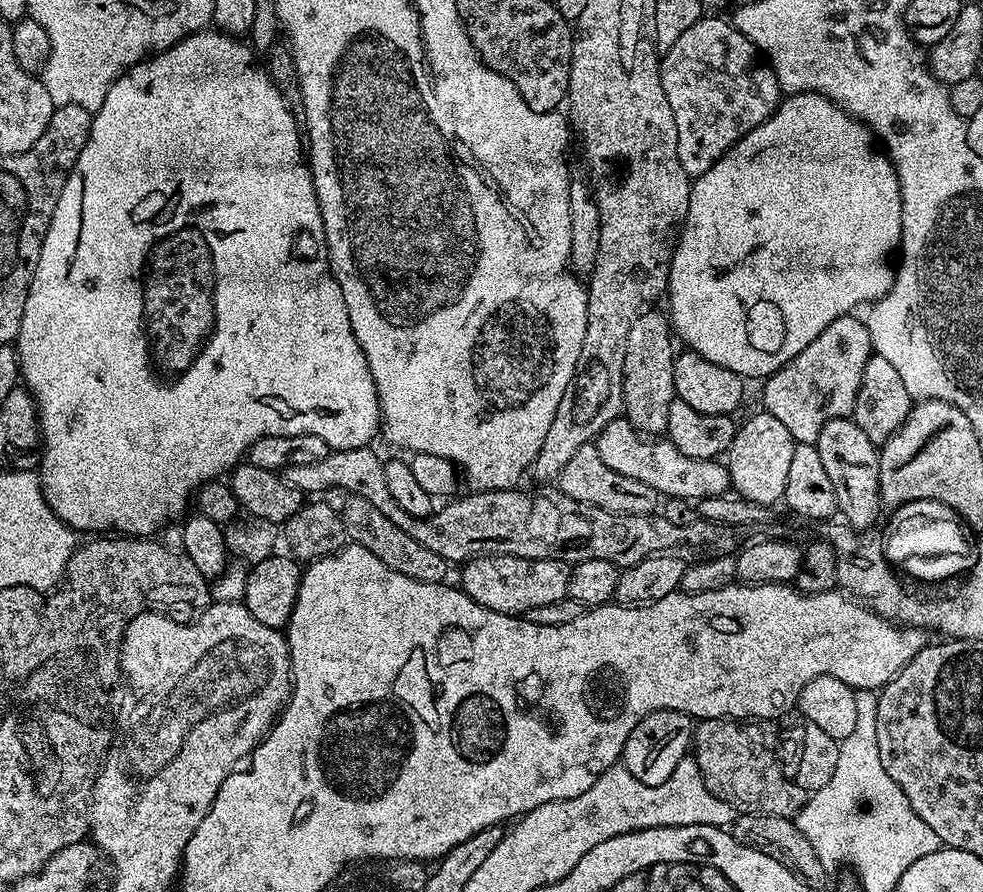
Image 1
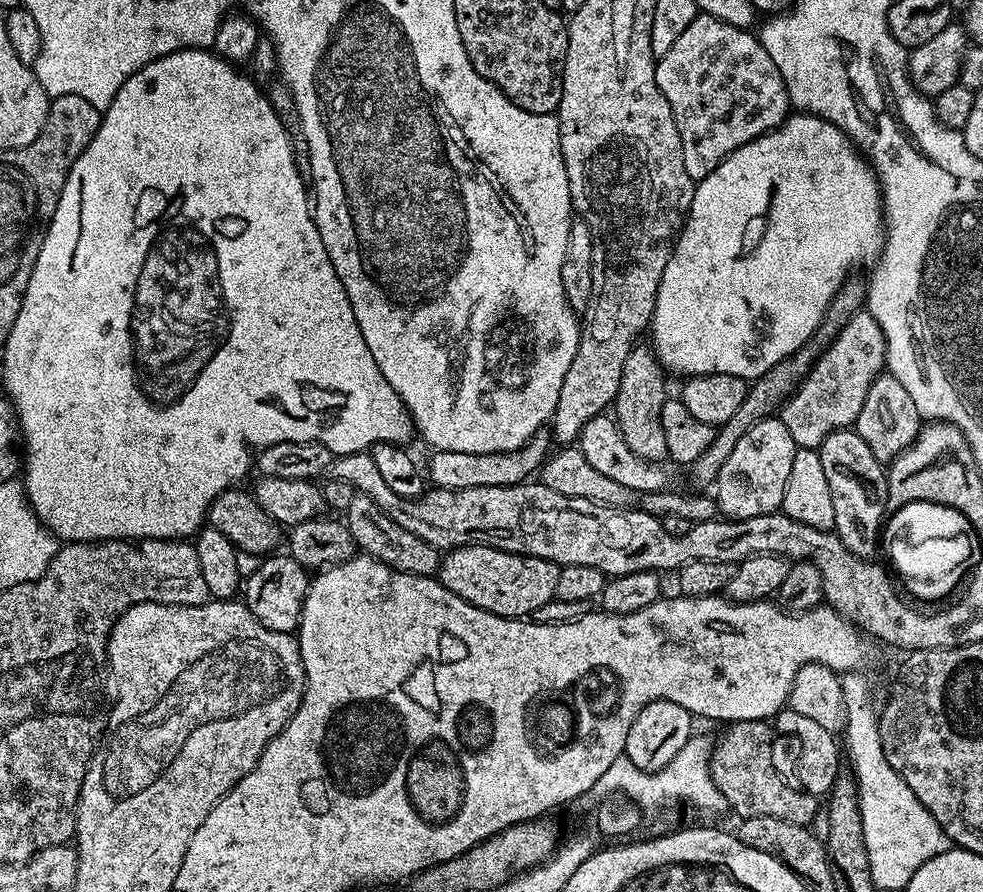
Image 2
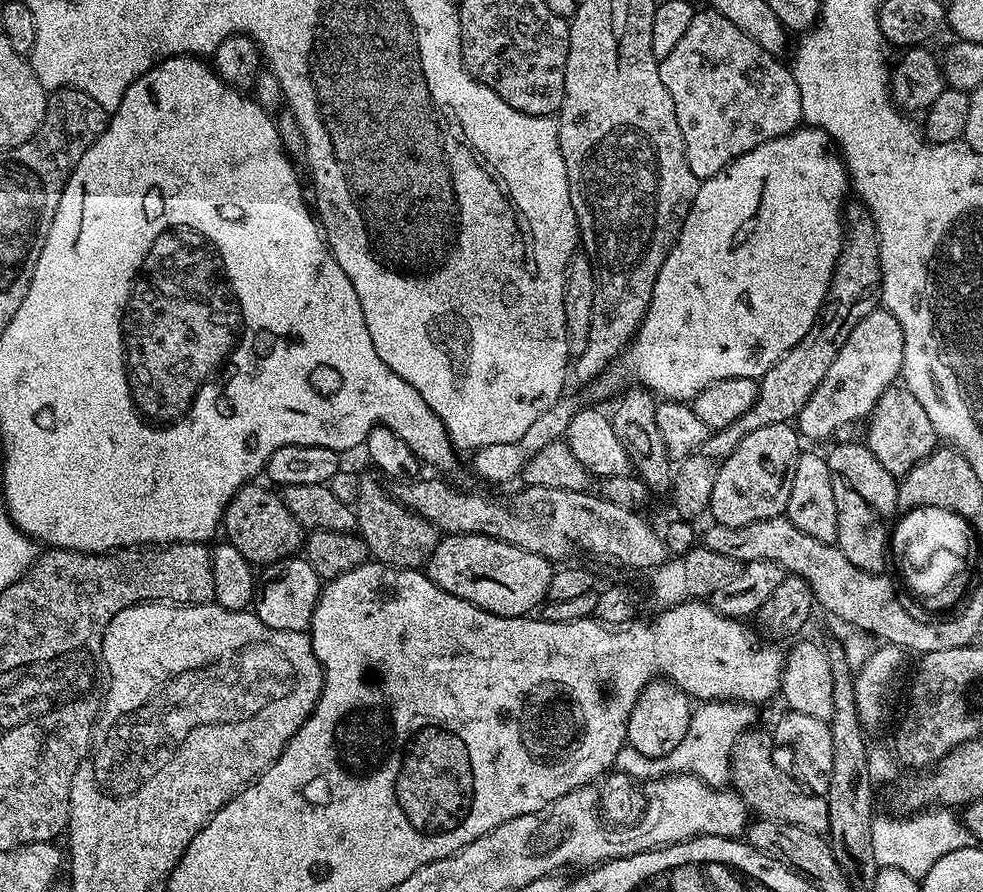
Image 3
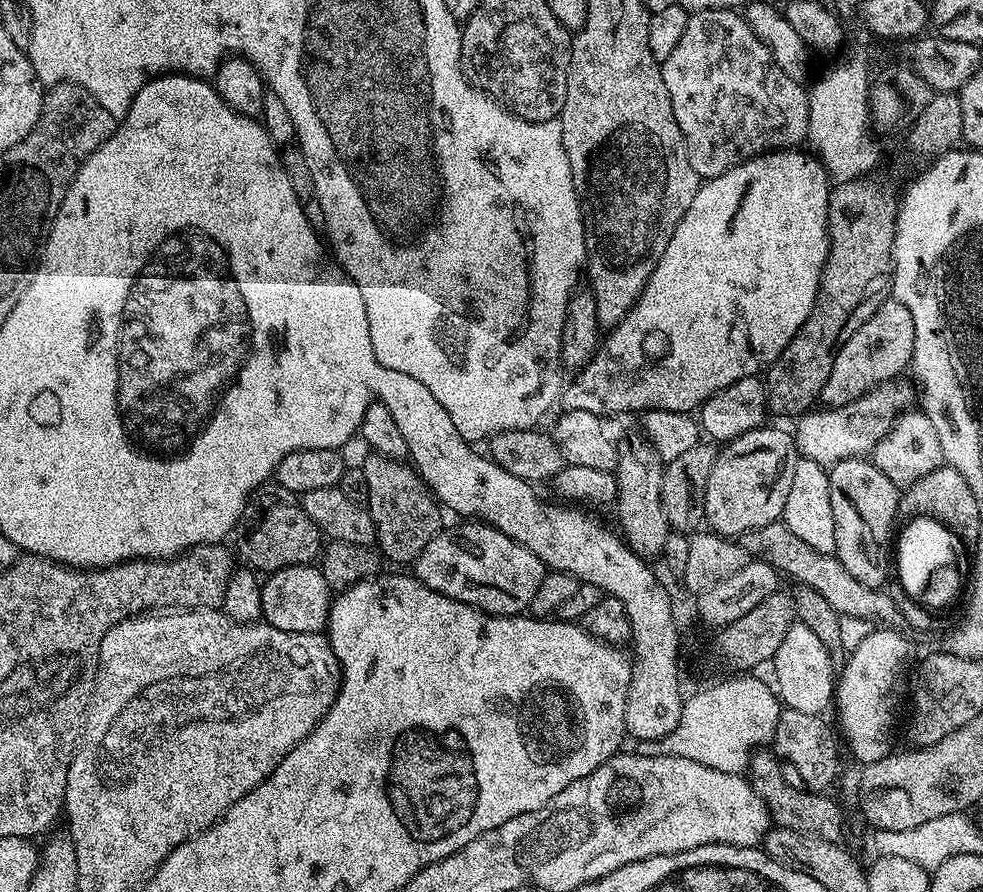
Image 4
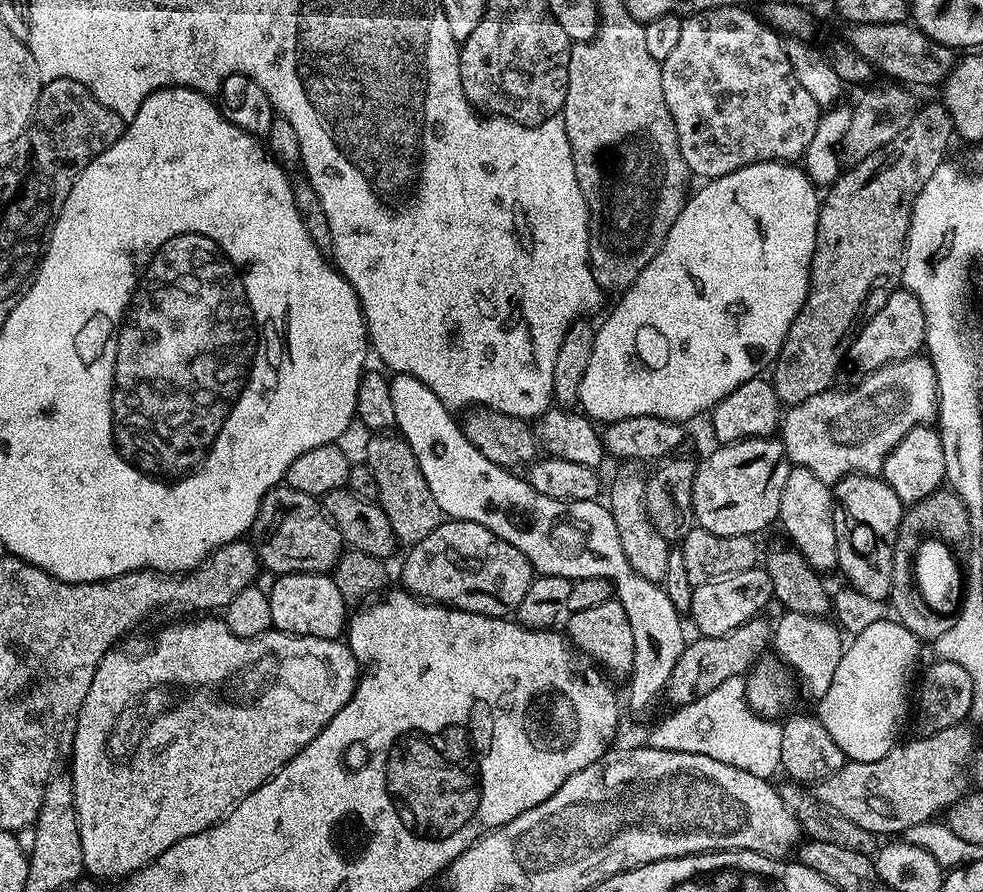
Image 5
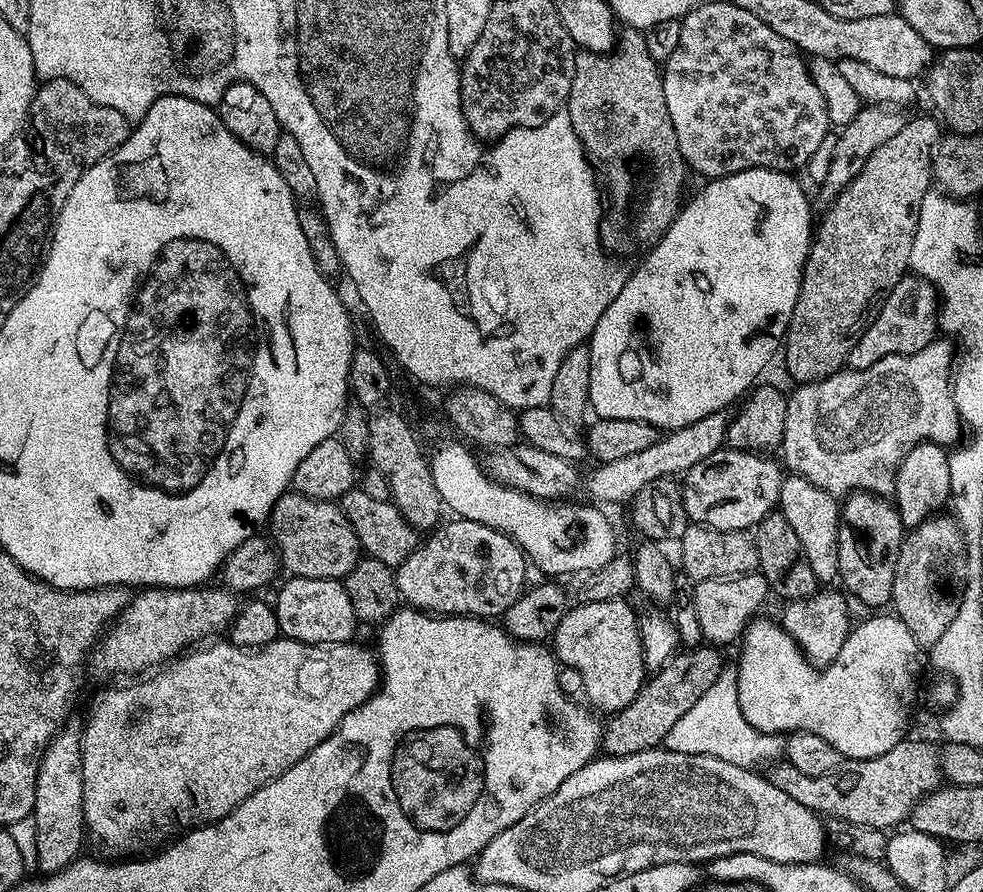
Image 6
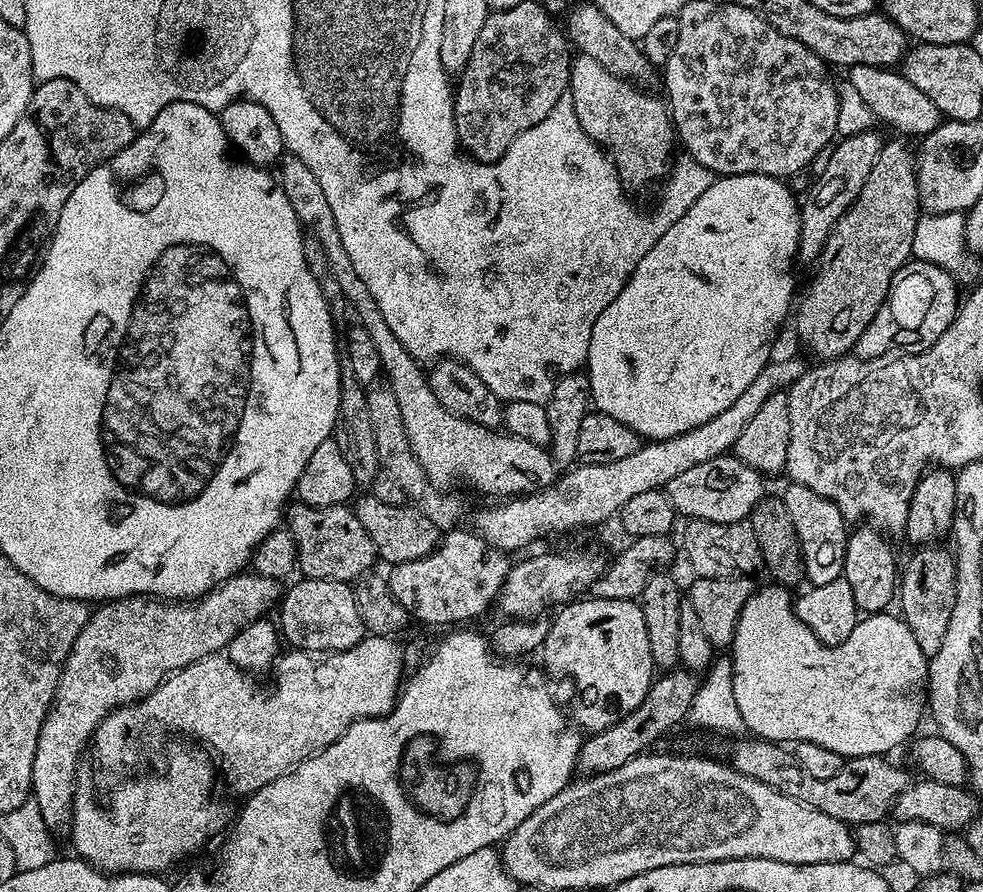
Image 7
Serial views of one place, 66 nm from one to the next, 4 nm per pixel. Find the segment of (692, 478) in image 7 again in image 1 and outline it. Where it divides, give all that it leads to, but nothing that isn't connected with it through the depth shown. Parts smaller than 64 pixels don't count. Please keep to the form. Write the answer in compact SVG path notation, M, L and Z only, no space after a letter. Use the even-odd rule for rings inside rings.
M760 410L757 416L741 423L736 430L736 437L726 453L728 476L735 495L743 500L769 506L779 505L784 499L786 478L790 474L790 461L794 458L797 442L774 418L774 414Z

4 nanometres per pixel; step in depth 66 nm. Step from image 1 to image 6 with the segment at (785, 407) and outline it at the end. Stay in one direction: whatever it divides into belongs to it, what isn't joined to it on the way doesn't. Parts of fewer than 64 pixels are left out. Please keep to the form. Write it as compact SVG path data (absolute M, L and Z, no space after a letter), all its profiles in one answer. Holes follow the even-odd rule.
M905 274L888 291L878 311L867 321L864 333L856 340L854 350L850 350L847 367L874 366L874 362L894 354L909 356L931 344L937 332L938 293L936 289L920 276Z

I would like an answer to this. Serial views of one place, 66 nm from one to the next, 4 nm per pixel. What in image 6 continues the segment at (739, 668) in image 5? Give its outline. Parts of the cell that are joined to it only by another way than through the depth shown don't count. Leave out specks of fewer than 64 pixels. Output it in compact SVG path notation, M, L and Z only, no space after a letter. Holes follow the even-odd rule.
M716 646L689 647L677 651L662 667L655 669L645 679L634 702L615 713L609 724L603 725L603 751L609 756L629 756L661 747L674 722L678 722L678 718L682 718L682 714L686 714L686 710L690 710L690 706L694 706L710 686L714 686L718 674L722 674L726 660L720 657L720 652Z

